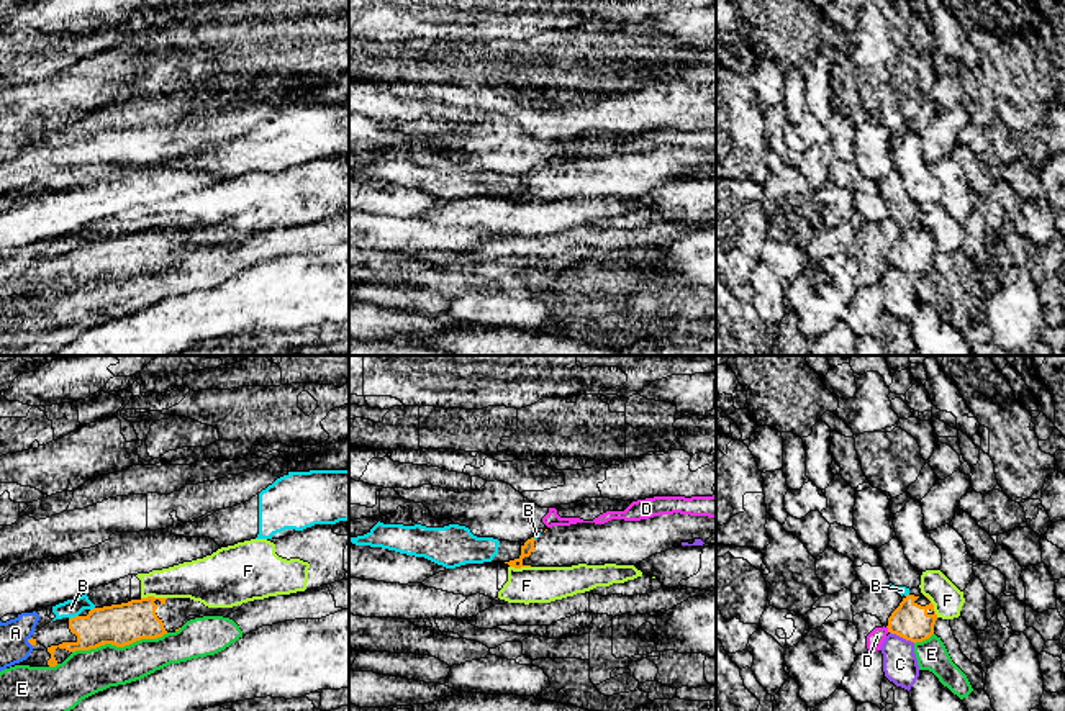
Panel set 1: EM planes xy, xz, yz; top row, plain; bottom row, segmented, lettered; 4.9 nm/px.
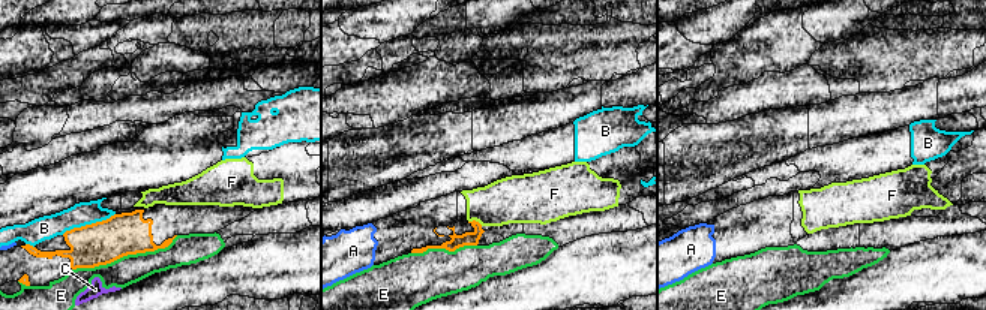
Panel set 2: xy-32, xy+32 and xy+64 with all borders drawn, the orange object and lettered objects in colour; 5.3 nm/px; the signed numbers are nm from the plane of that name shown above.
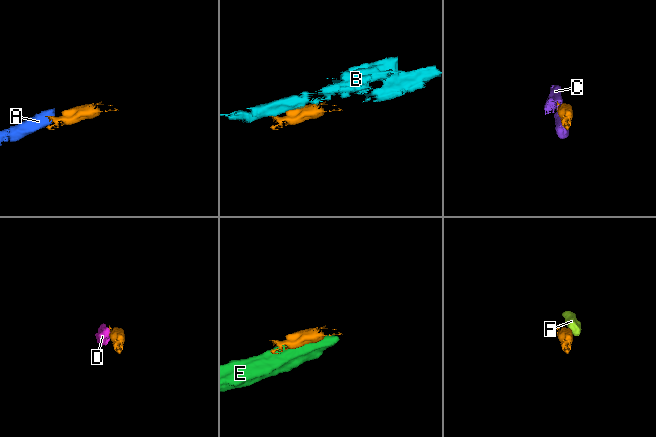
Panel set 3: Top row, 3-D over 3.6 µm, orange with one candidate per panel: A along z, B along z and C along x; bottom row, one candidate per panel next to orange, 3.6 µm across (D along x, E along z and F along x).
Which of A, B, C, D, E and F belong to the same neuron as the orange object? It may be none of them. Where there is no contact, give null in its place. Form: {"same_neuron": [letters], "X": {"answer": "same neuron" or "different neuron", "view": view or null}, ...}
{"same_neuron": [], "A": {"answer": "different neuron", "view": "xy"}, "B": {"answer": "different neuron", "view": "xy"}, "C": {"answer": "different neuron", "view": "yz"}, "D": {"answer": "different neuron", "view": "yz"}, "E": {"answer": "different neuron", "view": "xy"}, "F": {"answer": "different neuron", "view": "xy"}}

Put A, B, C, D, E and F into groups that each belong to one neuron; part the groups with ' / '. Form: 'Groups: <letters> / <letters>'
Groups: A F / B / C / D / E

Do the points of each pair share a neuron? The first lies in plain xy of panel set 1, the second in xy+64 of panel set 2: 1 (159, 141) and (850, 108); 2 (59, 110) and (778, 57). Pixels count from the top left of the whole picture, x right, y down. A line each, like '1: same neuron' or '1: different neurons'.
1: same neuron
2: different neurons

